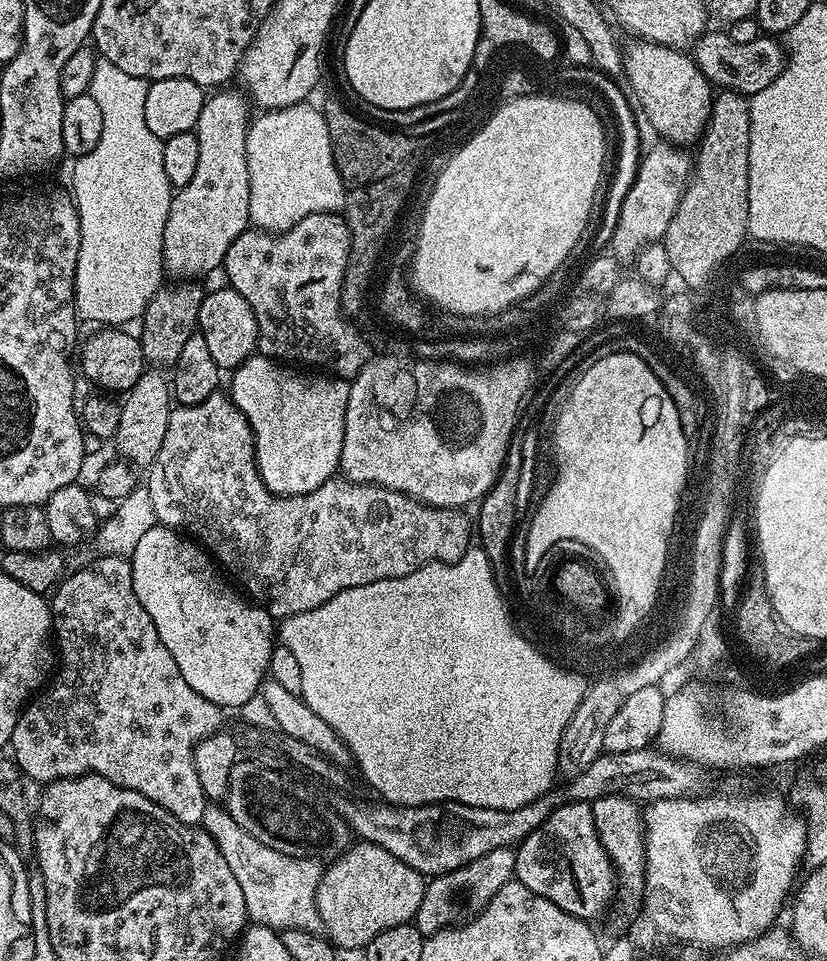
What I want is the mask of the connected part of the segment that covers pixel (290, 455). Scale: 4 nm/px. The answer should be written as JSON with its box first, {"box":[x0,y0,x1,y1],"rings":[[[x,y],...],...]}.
{"box":[228,354,351,496],"rings":[[[253,354],[250,359],[233,369],[231,373],[232,382],[228,394],[231,400],[238,406],[242,415],[247,418],[249,426],[252,430],[252,438],[255,442],[255,460],[259,468],[260,477],[263,484],[271,490],[276,496],[301,496],[304,493],[312,493],[324,482],[333,479],[340,467],[342,442],[345,441],[345,420],[346,406],[349,405],[349,390],[351,383],[343,377],[333,377],[328,374],[317,374],[306,370],[301,370],[279,361],[273,360],[271,357]]]}

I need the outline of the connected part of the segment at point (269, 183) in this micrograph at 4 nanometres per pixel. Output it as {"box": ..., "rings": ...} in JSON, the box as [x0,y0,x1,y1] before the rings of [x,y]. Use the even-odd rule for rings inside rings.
{"box":[246,102,342,234],"rings":[[[305,102],[273,108],[251,121],[246,140],[246,162],[250,174],[248,219],[257,229],[279,234],[302,218],[319,212],[339,211],[342,182],[336,170],[323,111]]]}

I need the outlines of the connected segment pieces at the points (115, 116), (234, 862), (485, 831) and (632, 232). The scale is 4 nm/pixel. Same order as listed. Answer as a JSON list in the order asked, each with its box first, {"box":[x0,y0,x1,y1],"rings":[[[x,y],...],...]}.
[{"box":[70,59,174,326],"rings":[[[101,59],[94,70],[94,78],[90,82],[87,95],[98,102],[102,110],[102,138],[98,138],[98,146],[90,150],[90,154],[79,157],[72,168],[72,185],[70,191],[76,202],[78,218],[80,219],[80,249],[78,250],[78,266],[76,267],[76,314],[81,321],[93,320],[96,326],[128,326],[128,323],[139,321],[144,315],[148,301],[154,298],[154,294],[165,283],[166,273],[164,271],[164,247],[162,238],[166,230],[166,218],[170,214],[174,189],[170,178],[166,178],[166,170],[162,168],[162,146],[164,141],[158,139],[146,126],[146,94],[148,93],[149,81],[142,78],[134,78],[134,74],[126,74],[118,70],[110,61]]]},{"box":[202,806,324,934],"rings":[[[224,806],[205,807],[202,827],[214,838],[218,850],[222,850],[222,858],[226,858],[230,870],[234,870],[234,878],[238,878],[238,886],[242,886],[242,898],[246,898],[246,910],[252,924],[261,924],[280,932],[286,930],[306,930],[317,934],[324,932],[324,923],[316,905],[316,891],[322,871],[321,861],[306,856],[287,856],[278,850],[270,850],[270,846],[262,846],[258,838],[250,838],[250,834],[246,834],[246,830],[242,830],[238,822],[230,818],[228,809]]]},{"box":[331,747,709,878],"rings":[[[655,747],[625,752],[604,752],[586,770],[576,776],[567,777],[564,784],[543,792],[534,802],[518,806],[518,810],[486,810],[476,806],[456,804],[453,800],[444,800],[440,804],[423,804],[422,806],[404,807],[402,804],[375,802],[367,804],[364,800],[351,800],[343,791],[331,793],[332,808],[348,824],[353,837],[365,844],[382,846],[394,858],[406,862],[415,872],[425,878],[441,876],[458,870],[490,850],[512,848],[522,843],[528,835],[558,806],[570,802],[589,803],[603,796],[629,796],[637,802],[651,802],[662,798],[682,798],[698,796],[709,791],[709,773],[701,766],[689,760],[680,760],[669,756]]]},{"box":[612,142,694,261],"rings":[[[656,142],[652,149],[645,151],[640,157],[640,166],[636,169],[636,177],[622,202],[622,210],[618,218],[618,226],[614,230],[612,250],[617,260],[631,261],[645,244],[663,241],[666,226],[670,226],[670,218],[678,210],[678,202],[694,169],[694,160],[687,156],[685,149],[667,142]]]}]

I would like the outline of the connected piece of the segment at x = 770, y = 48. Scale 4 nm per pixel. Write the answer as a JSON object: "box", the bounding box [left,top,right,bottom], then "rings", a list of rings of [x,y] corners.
{"box":[694,31,786,97],"rings":[[[705,31],[694,45],[694,59],[702,70],[708,83],[720,90],[740,92],[743,96],[752,97],[758,90],[766,90],[778,74],[782,74],[786,63],[786,48],[779,39],[768,34],[761,34],[754,42],[734,42],[727,31]]]}

